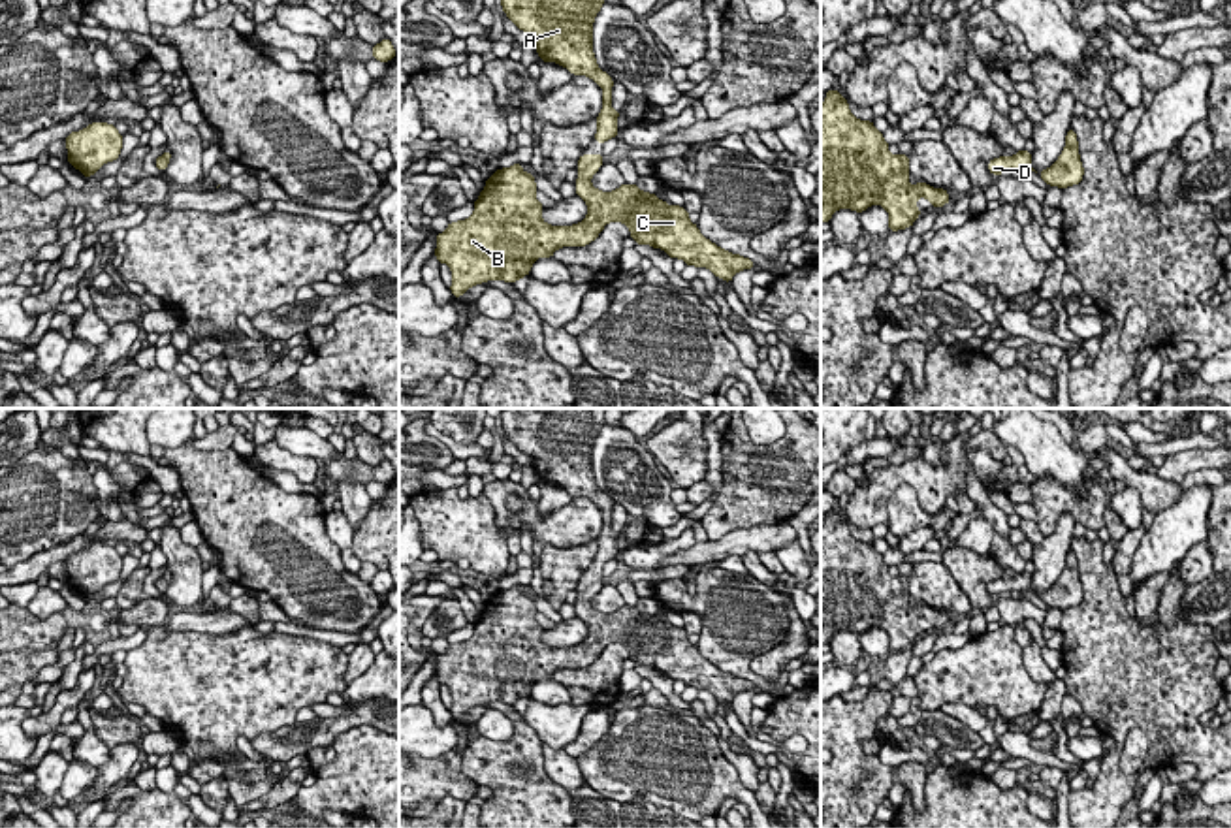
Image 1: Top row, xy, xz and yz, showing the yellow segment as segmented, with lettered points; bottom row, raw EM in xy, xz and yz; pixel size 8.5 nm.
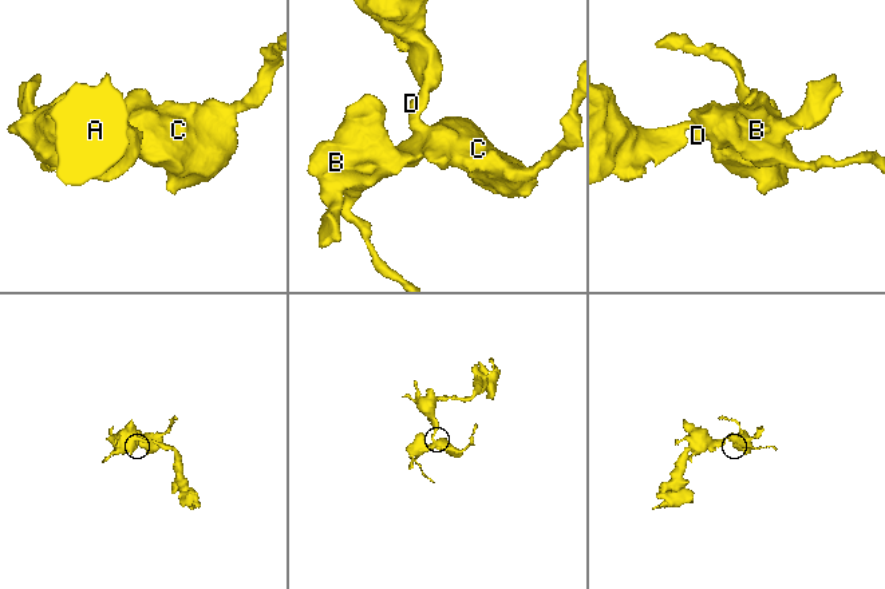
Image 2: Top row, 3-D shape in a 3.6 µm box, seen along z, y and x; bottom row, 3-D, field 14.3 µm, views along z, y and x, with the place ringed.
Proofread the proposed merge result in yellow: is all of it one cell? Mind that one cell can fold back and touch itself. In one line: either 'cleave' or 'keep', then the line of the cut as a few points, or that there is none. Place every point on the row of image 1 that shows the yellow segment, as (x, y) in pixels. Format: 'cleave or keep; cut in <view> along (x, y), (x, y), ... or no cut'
keep; no cut

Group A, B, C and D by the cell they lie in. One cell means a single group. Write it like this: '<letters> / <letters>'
A B C D

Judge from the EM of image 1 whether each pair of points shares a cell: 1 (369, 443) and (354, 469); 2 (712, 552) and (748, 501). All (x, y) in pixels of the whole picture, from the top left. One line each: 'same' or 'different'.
1: different
2: different

